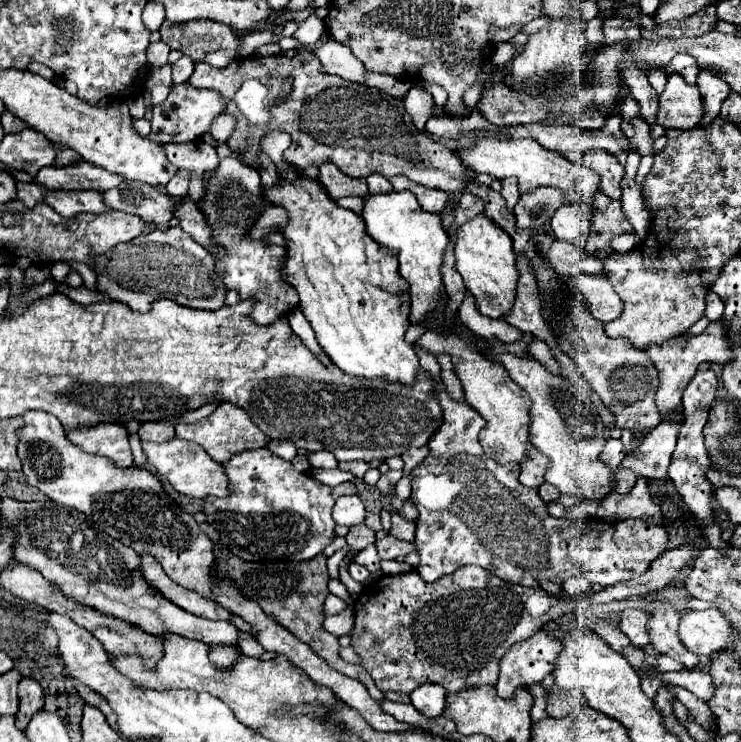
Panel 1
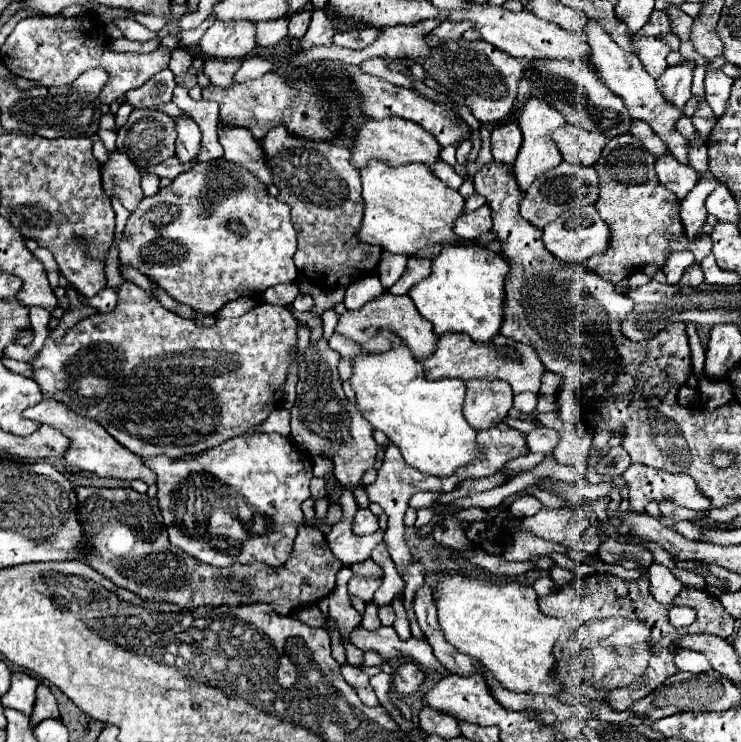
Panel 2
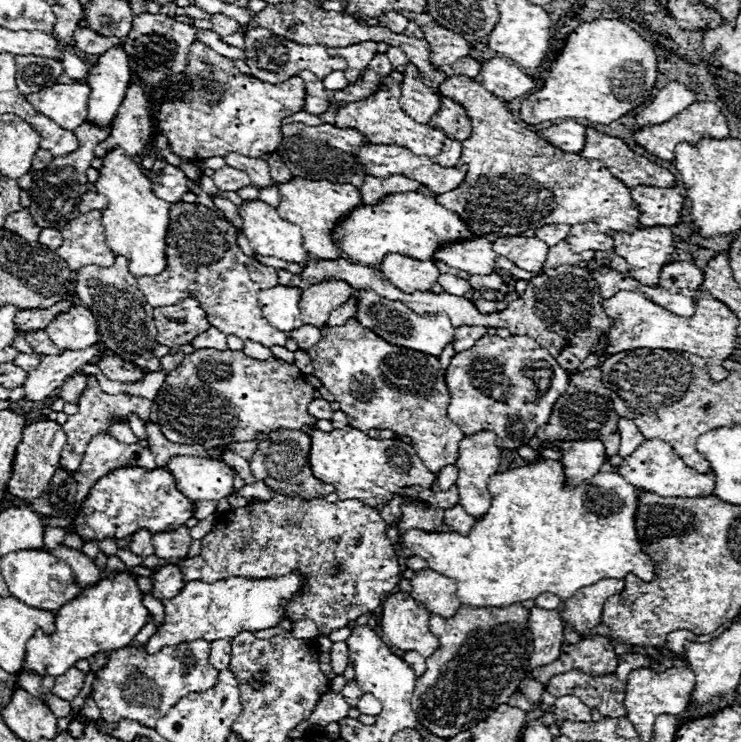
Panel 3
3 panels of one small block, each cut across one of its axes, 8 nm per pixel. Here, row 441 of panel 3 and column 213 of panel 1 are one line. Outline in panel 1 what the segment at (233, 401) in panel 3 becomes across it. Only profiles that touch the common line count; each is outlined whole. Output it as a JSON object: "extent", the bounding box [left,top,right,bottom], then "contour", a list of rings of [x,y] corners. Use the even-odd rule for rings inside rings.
{"extent":[198,158,298,324],"contour":[[[222,158],[216,174],[206,172],[206,192],[198,202],[198,208],[212,228],[214,246],[220,246],[224,250],[222,256],[214,258],[220,280],[228,290],[236,290],[242,300],[254,302],[254,308],[250,312],[252,322],[272,324],[276,318],[294,310],[298,306],[298,294],[282,276],[286,250],[282,246],[266,244],[264,240],[254,240],[250,236],[252,224],[256,224],[266,208],[258,170],[242,164],[238,158]]]}

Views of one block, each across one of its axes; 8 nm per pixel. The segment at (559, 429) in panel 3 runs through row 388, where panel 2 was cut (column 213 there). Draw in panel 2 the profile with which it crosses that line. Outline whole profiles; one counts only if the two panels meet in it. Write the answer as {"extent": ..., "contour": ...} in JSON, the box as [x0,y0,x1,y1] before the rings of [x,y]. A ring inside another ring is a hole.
{"extent":[76,488,340,616],"contour":[[[76,488],[76,496],[76,516],[84,536],[82,548],[86,550],[88,564],[116,586],[138,594],[142,600],[172,602],[184,608],[266,602],[280,616],[288,616],[302,606],[326,598],[336,586],[340,560],[330,552],[318,528],[300,526],[292,558],[282,568],[268,568],[258,562],[216,568],[170,544],[156,498],[148,498],[130,488]]]}

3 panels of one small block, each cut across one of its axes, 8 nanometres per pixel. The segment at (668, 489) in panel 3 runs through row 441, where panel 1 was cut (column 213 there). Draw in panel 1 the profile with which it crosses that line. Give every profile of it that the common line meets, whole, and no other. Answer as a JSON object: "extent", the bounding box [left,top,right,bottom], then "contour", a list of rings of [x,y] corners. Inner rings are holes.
{"extent":[210,646,240,668],"contour":[[[212,646],[210,658],[218,668],[230,668],[238,654],[240,654],[240,650],[232,648],[232,646]]]}

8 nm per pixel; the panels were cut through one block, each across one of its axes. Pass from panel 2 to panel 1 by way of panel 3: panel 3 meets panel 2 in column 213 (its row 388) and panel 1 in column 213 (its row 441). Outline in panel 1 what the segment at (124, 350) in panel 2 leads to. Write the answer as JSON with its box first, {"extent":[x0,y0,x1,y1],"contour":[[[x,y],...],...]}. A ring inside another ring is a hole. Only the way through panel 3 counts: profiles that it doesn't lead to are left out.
{"extent":[174,402,270,464],"contour":[[[222,402],[208,418],[204,420],[198,420],[198,422],[176,422],[174,424],[174,430],[176,430],[176,436],[182,438],[182,440],[190,440],[190,442],[196,442],[200,444],[206,454],[220,464],[226,464],[230,460],[232,454],[236,452],[242,452],[242,450],[254,450],[254,448],[264,448],[270,438],[252,422],[250,414],[244,412],[244,408],[232,404],[232,402]]]}

